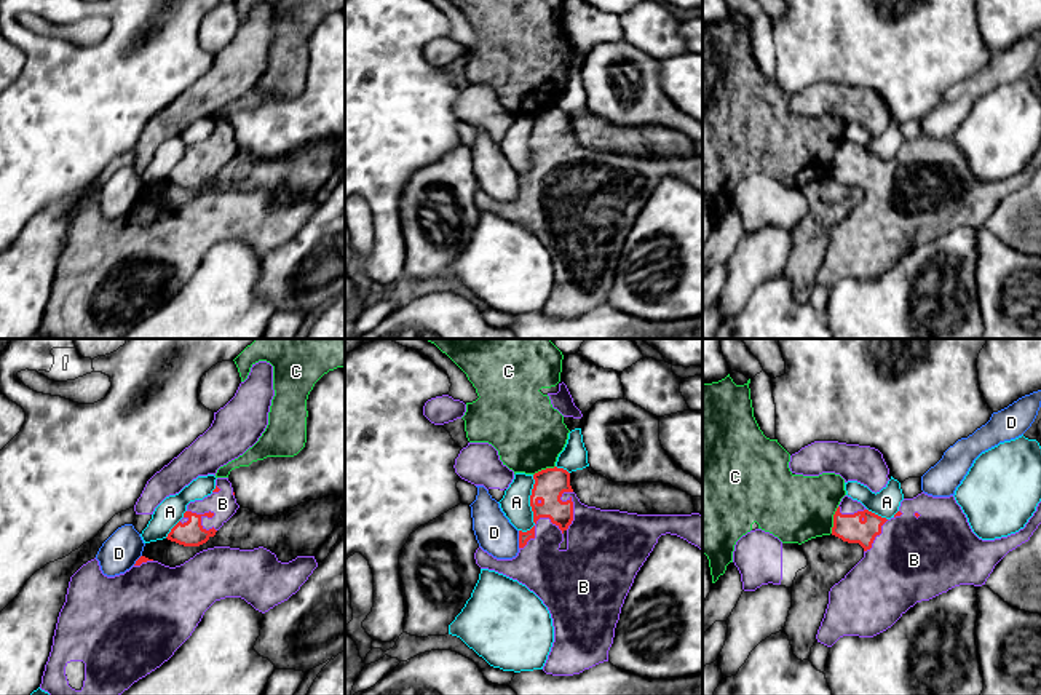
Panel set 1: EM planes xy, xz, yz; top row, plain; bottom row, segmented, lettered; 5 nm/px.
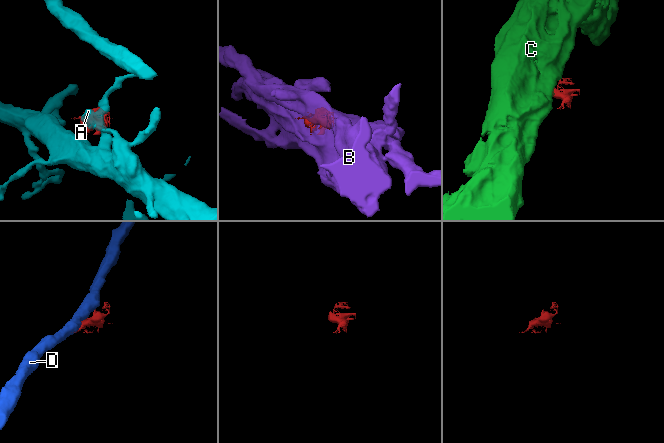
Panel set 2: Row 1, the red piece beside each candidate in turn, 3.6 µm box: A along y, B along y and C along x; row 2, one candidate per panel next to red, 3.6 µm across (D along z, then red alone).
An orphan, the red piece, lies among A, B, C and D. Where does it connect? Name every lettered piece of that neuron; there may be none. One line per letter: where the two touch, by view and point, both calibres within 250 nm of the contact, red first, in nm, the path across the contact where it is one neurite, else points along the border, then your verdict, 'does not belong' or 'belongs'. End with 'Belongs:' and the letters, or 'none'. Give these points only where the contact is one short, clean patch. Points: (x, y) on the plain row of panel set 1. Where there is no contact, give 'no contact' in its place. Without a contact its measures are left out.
A: contact xz (530, 147); calibres 160 and 140 nm; does not belong
B: contact xy (200, 163); calibres 130 and 140 nm; belongs
C: contact yz (834, 162); calibres 140 and 340 nm; does not belong
D: contact xz (519, 181); calibres 60 and 190 nm; border xz (518, 173), (519, 189); does not belong
Belongs: B

